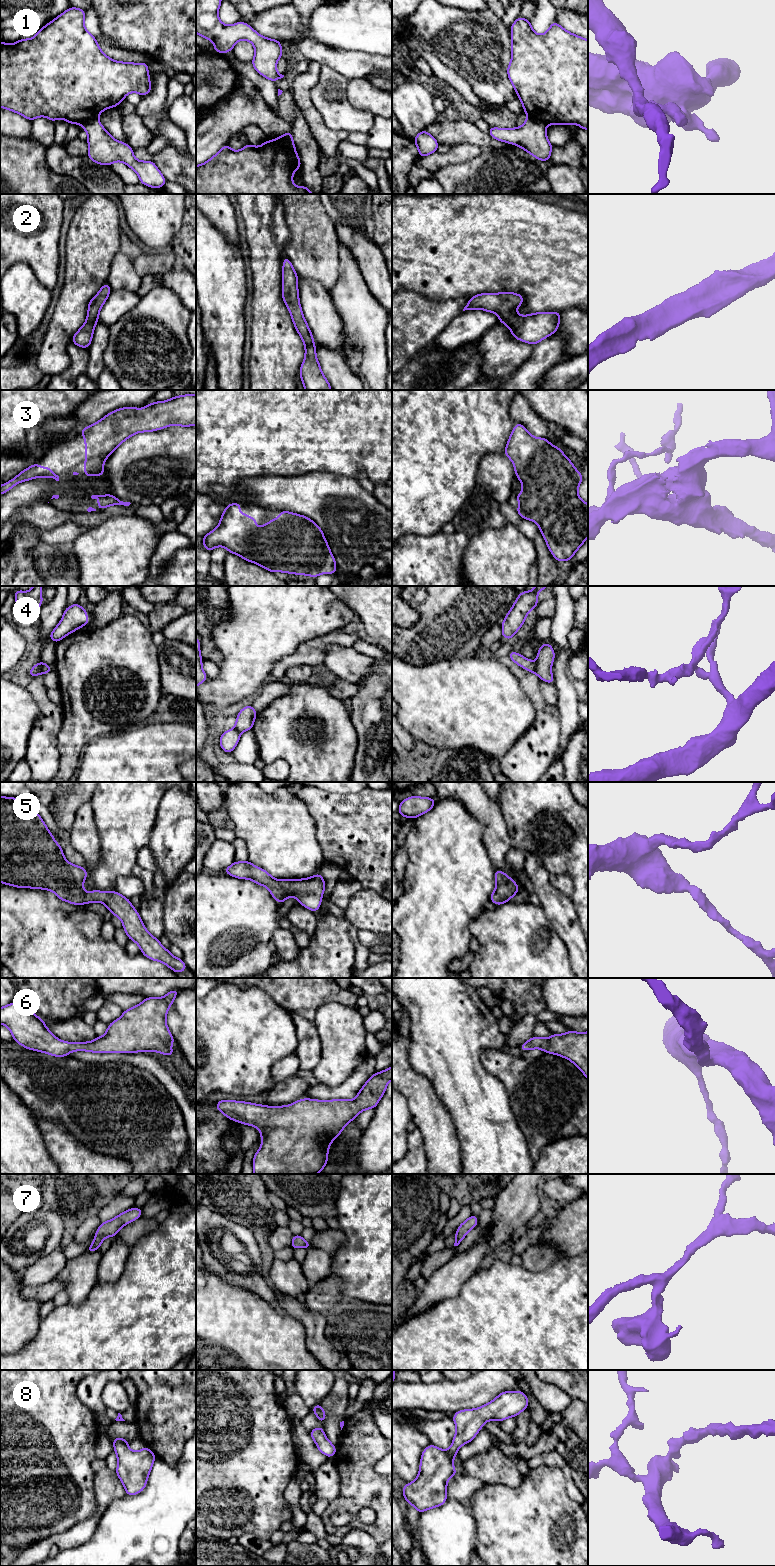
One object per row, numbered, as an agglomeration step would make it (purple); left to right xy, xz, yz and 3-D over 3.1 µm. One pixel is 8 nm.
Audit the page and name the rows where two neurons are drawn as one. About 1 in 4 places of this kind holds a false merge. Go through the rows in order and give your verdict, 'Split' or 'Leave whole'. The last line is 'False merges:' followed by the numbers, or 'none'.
1: Split
2: Leave whole
3: Split
4: Split
5: Leave whole
6: Leave whole
7: Leave whole
8: Leave whole
False merges: 1, 3, 4

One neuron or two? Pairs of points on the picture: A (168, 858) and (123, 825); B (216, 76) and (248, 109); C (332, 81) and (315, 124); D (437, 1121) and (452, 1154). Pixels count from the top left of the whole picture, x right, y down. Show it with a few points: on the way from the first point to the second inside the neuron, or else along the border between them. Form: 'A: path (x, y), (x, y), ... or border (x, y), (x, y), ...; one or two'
A: border (155, 821), (150, 840), (147, 844); two
B: border (232, 93), (222, 98), (213, 107); two
C: border (310, 92), (312, 105), (323, 122), (335, 131); two
D: path (437, 1129), (441, 1143), (444, 1146); one

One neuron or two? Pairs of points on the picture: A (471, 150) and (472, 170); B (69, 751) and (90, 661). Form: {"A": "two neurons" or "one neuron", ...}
{"A": "two neurons", "B": "one neuron"}

